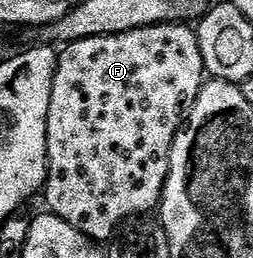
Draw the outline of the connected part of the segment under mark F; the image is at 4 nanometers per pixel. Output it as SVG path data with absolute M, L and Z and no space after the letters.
M164 24L156 26L139 27L123 34L103 35L91 39L79 39L64 45L58 51L59 63L51 89L49 100L49 116L47 117L47 194L46 209L56 214L61 220L73 224L92 240L110 239L117 227L124 220L132 216L147 216L158 211L159 202L163 198L163 185L169 172L171 163L171 149L173 140L177 136L180 126L185 121L185 111L199 95L205 81L205 71L201 60L201 44L199 35L187 24Z

